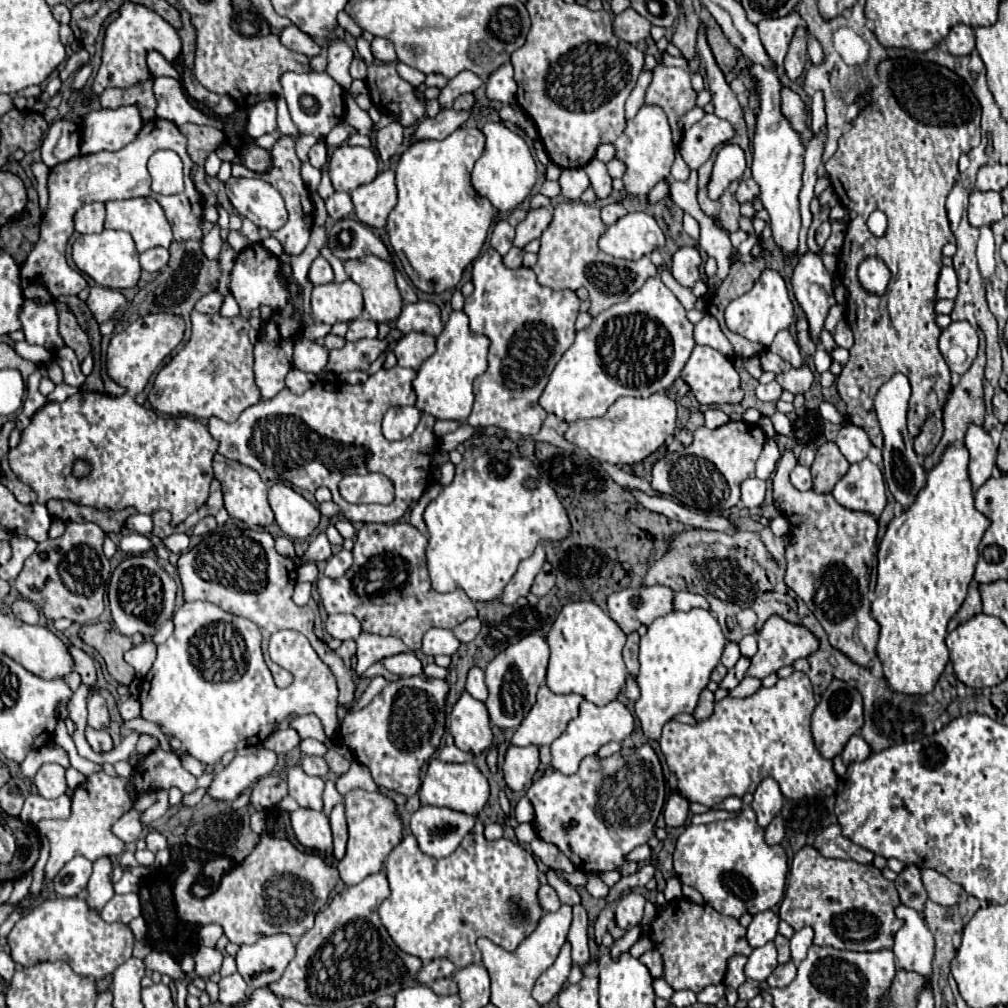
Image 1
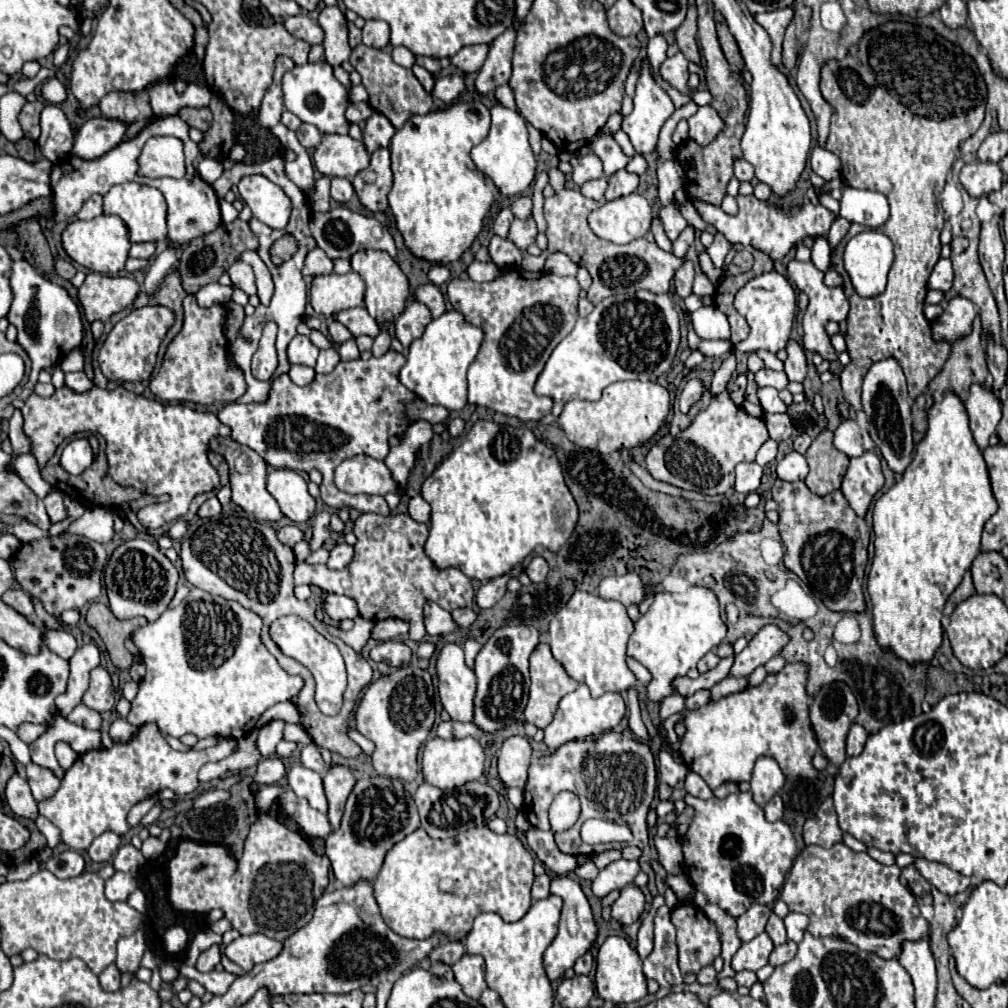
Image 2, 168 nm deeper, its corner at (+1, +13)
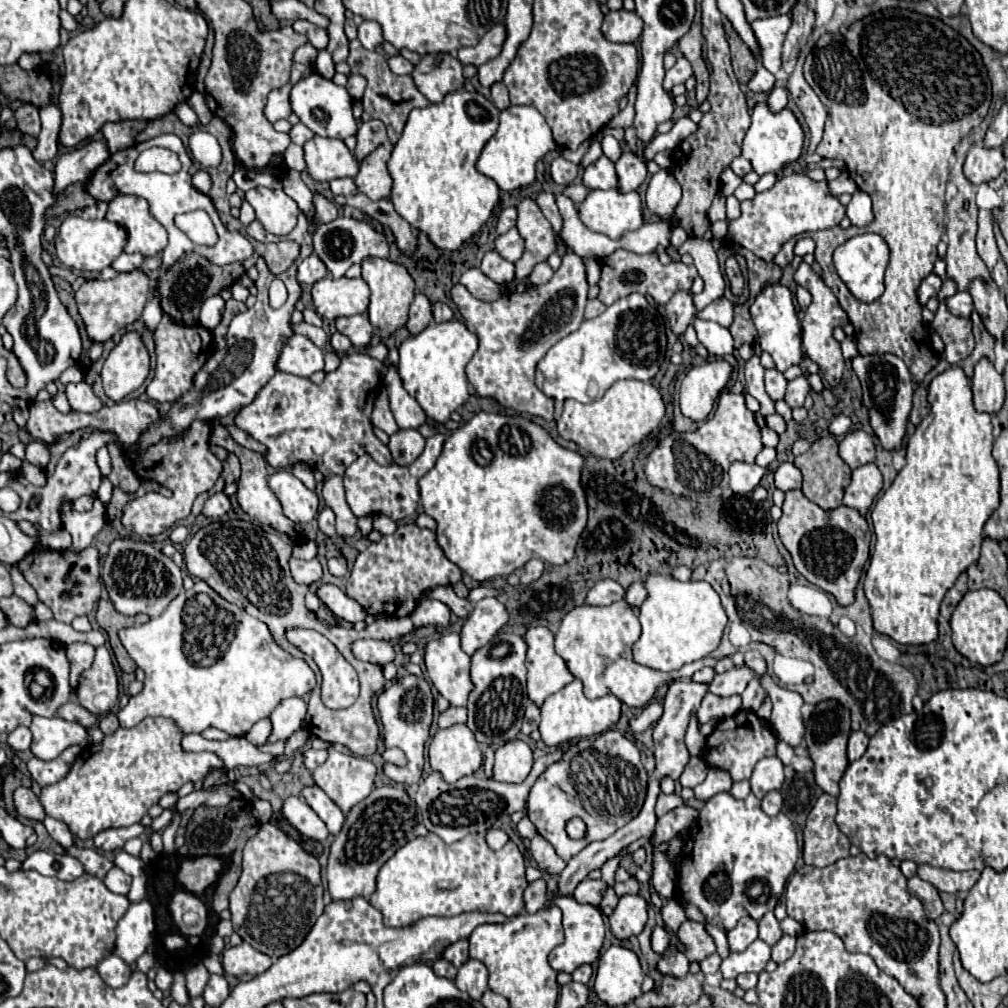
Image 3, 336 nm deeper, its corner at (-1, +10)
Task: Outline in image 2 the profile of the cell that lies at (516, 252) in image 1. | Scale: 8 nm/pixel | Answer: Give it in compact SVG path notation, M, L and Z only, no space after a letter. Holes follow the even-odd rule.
M494 236L494 238L490 240L490 244L488 244L488 254L490 254L492 262L498 264L500 268L508 268L508 266L516 268L516 266L520 266L520 262L522 262L520 250L518 250L512 242L508 242L508 240L504 240L504 238L498 238L498 236Z

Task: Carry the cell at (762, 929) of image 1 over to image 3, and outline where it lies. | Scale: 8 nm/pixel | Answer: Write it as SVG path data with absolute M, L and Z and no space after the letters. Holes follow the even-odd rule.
M750 915L742 917L738 925L728 933L730 951L744 951L756 939L758 939L758 921L754 921Z

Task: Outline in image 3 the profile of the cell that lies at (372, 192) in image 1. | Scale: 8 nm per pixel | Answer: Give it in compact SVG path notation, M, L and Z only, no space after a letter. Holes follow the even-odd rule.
M378 147L360 163L360 171L354 177L358 191L364 193L366 197L370 197L372 201L390 197L392 177L386 167L388 159L390 159L390 151L386 147Z

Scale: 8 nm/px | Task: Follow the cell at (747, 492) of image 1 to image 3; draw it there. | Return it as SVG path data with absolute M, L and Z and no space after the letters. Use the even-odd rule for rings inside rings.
M732 463L730 465L730 489L738 495L746 495L750 491L754 491L764 475L764 469L758 467L756 463Z

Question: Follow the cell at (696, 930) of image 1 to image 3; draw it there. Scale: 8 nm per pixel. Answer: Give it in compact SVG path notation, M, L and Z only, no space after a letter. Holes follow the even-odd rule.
M686 919L678 929L678 937L680 937L682 945L686 947L686 957L688 957L690 963L694 963L694 961L700 963L708 955L716 953L714 939L706 933L702 923Z

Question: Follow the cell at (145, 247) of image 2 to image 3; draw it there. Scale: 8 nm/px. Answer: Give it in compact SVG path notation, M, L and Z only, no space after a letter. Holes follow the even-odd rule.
M122 253L122 255L112 263L112 267L114 267L116 271L120 271L120 273L130 273L130 271L138 269L138 267L142 265L142 261L144 261L144 255L142 255L142 253Z

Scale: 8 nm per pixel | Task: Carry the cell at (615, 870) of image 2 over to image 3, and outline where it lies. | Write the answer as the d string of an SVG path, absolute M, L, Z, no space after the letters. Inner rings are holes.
M586 879L574 889L572 895L578 903L590 903L598 907L604 893L606 893L606 883L602 879Z

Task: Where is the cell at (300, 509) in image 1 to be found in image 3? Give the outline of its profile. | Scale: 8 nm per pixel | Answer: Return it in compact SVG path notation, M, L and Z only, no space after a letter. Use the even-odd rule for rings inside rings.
M280 469L268 479L270 489L278 497L284 515L294 523L308 523L318 513L318 495L304 487L300 479L292 475L288 469Z

